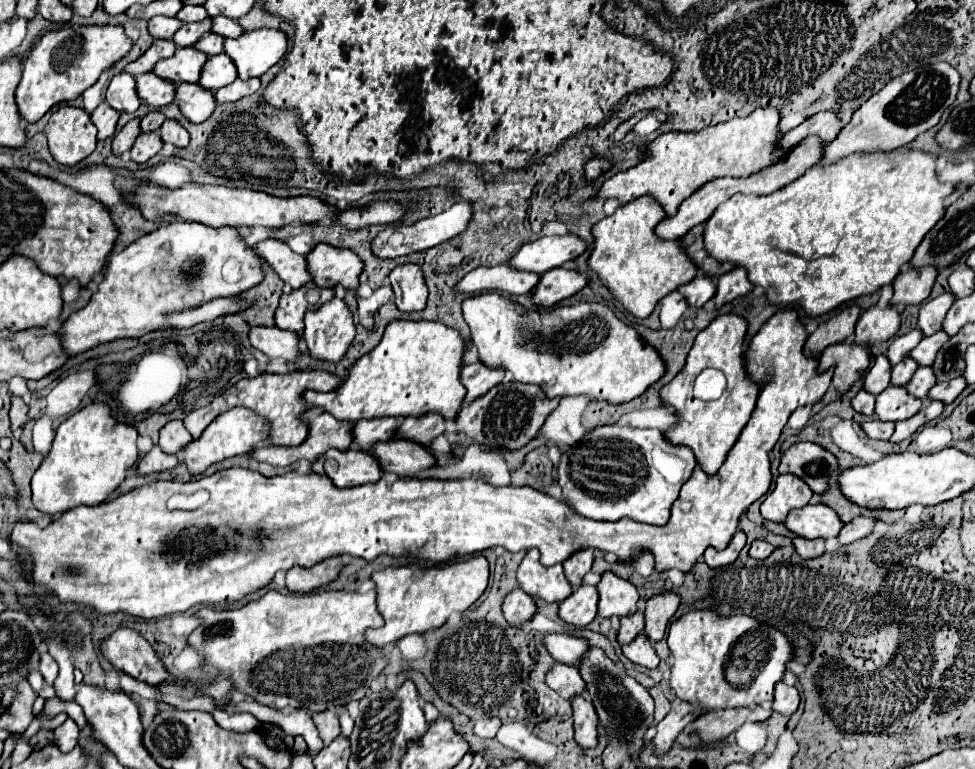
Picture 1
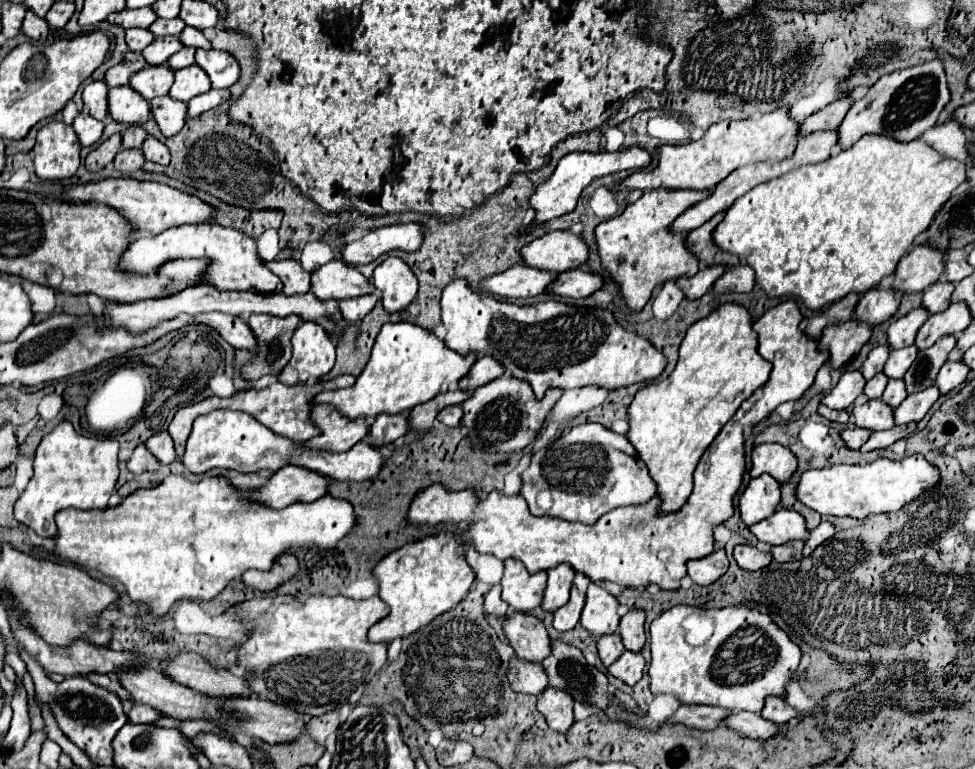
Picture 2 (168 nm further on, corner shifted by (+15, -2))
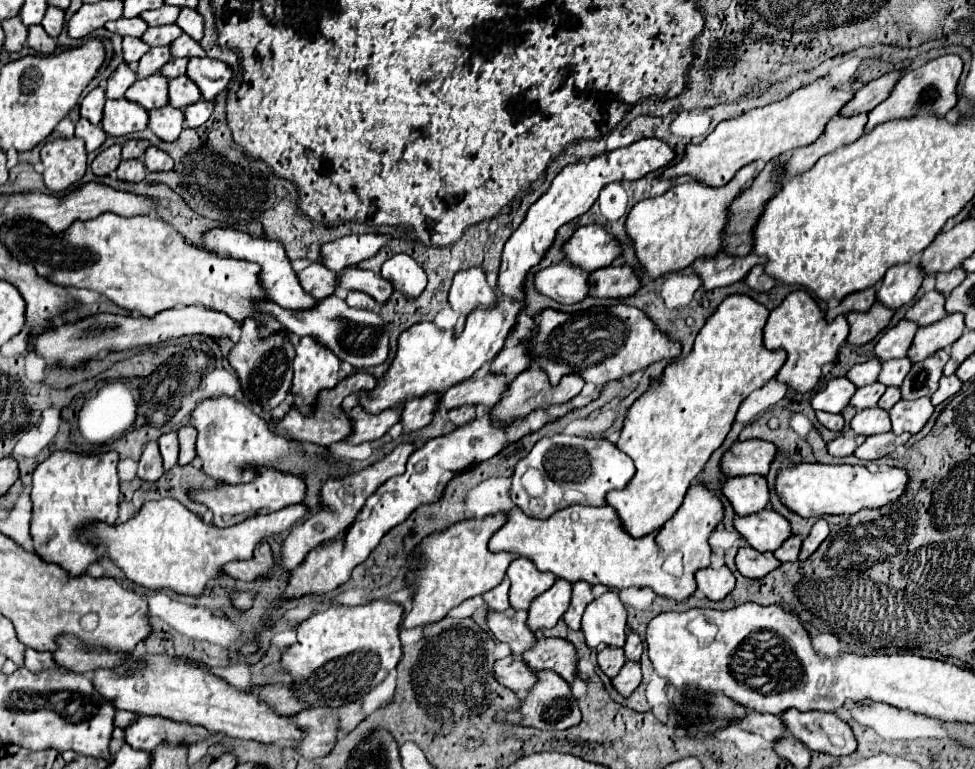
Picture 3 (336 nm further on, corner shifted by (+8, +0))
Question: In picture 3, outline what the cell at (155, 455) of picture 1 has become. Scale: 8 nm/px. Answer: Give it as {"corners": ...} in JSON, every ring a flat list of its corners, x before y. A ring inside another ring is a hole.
{"corners":[[149,442,141,454,137,476,141,480,153,482,153,480,159,480,161,474,163,474,163,458,159,454,159,446,157,442]]}

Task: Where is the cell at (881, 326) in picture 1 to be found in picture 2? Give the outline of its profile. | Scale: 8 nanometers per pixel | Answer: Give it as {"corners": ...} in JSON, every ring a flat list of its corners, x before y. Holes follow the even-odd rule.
{"corners":[[892,286,872,288,860,298,854,316,870,326,876,326,892,318,898,312,898,306,900,306,900,298,896,296,896,290]]}

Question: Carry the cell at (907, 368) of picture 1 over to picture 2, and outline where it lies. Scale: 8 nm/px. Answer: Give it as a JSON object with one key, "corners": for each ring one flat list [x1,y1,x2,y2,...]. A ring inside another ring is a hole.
{"corners":[[880,372,880,374,876,374,876,378,872,378,872,380,866,382,862,394,864,394,868,400,876,400,876,398,882,396,886,382,888,382,888,378,884,378,884,374]]}

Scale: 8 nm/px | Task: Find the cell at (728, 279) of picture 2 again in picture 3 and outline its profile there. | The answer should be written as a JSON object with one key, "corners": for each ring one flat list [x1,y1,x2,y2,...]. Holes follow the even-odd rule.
{"corners":[[763,266,751,268,751,272,743,278,743,282,745,282,751,290,755,290,755,292,767,292,767,290,771,290,773,284,775,284,773,278,769,278,769,276,763,274]]}

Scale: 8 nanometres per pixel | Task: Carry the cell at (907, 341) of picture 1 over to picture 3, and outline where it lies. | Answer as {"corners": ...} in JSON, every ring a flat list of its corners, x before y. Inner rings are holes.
{"corners":[[871,358,871,360,863,362,863,364,855,364,855,366,847,372,847,378,849,378,855,386,867,386,867,384,877,382,879,368,881,368,881,360]]}

